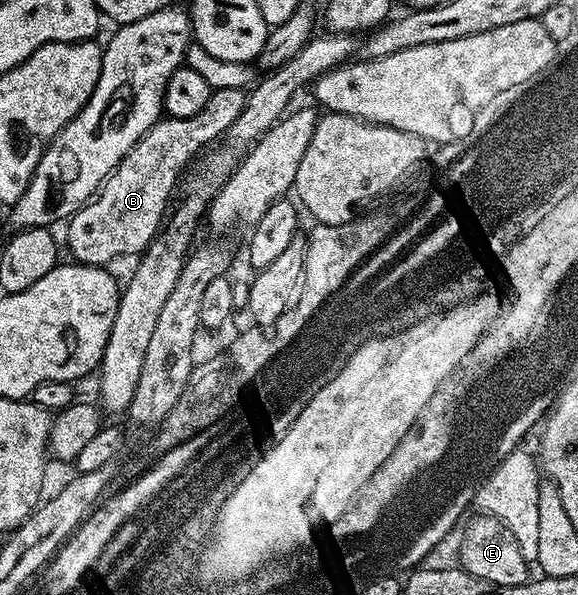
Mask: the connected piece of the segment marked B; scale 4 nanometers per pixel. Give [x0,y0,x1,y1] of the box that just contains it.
[65,89,247,267]

